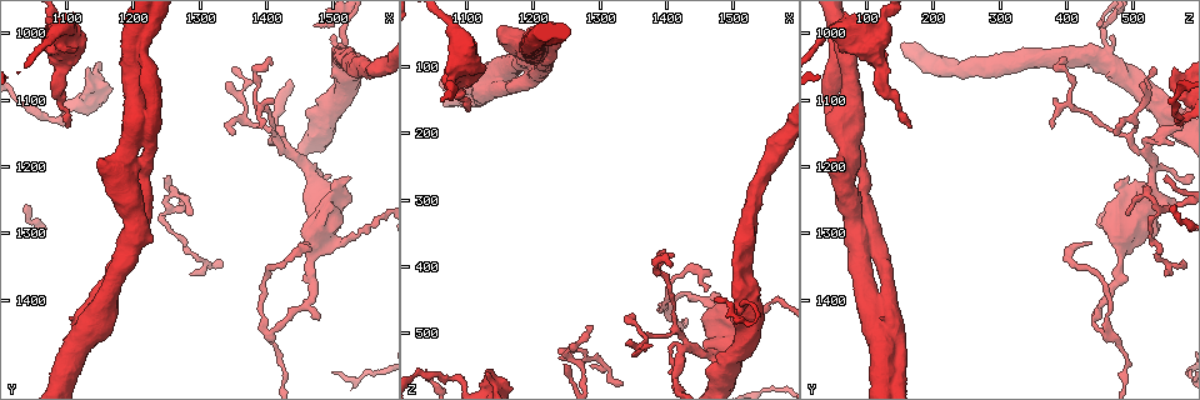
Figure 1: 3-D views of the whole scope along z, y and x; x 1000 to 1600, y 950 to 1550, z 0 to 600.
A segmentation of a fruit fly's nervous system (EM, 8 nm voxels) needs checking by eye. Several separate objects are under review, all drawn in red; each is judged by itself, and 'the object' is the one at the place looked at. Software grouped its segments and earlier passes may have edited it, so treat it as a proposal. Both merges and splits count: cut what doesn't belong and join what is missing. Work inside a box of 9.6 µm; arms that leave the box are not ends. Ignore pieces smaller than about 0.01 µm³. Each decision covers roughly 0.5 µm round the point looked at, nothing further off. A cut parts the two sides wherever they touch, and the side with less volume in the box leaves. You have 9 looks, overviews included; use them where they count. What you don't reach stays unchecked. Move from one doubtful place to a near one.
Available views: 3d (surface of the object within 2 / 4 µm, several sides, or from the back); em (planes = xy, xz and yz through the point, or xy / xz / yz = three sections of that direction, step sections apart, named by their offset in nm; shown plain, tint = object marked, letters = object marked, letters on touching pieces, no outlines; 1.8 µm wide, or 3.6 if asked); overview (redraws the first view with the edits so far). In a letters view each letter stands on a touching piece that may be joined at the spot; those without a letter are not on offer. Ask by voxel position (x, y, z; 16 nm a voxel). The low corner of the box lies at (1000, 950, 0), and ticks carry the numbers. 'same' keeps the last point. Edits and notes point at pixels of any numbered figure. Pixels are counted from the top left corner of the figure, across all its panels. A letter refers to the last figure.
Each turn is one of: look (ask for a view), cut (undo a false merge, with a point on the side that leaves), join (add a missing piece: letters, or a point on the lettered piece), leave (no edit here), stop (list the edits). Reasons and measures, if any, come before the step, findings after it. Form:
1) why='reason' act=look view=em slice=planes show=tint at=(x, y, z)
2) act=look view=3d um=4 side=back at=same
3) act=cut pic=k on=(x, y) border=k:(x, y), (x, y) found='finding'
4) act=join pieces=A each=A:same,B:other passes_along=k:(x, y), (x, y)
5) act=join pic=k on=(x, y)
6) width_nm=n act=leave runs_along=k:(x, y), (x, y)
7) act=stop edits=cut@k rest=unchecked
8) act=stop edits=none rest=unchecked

act=look view=em um=3.6 slice=planes show=letters at=(1205, 1285, 100)

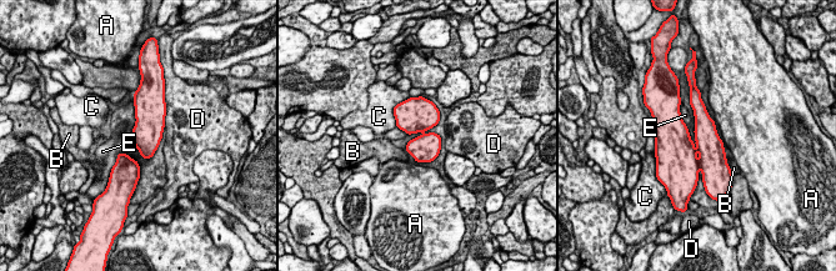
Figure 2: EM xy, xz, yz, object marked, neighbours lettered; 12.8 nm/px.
act=leave each=A:other,B:other,C:other,D:other,E:other border=2:(680, 104), (680, 116), (687, 126) found='one neuron here'

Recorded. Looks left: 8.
act=look view=em um=3.6 slice=yz step=8 show=tint at=(1205, 1135, 70)

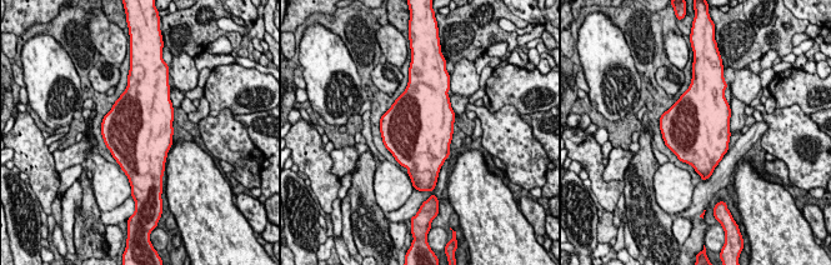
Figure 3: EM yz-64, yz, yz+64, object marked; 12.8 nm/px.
why='what lies round it' act=look view=em um=3.6 slice=yz step=8 show=letters at=same

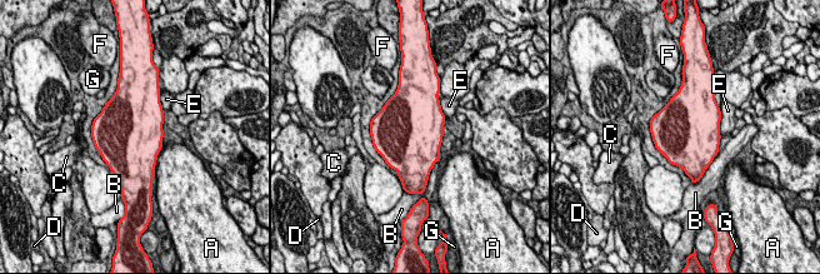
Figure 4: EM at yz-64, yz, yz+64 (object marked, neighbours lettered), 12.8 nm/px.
act=leave each=A:other,B:other,C:other,D:other,E:other,F:other,G:other border=4:(161, 147), (154, 169) found='all the same neuron'

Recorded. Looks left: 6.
why='branch stops here' act=look view=em slice=yz step=4 show=tint at=(1105, 1140, 165)

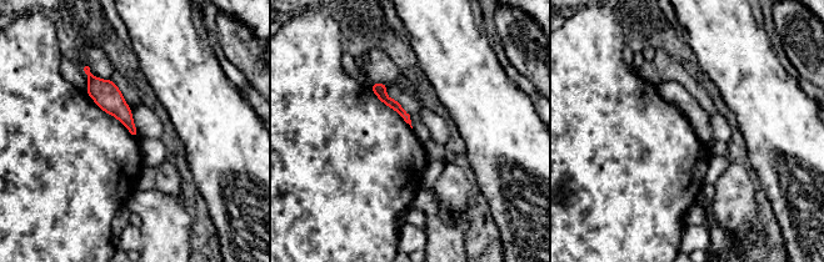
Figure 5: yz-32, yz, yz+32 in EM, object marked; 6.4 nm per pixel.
why='cut it another way' act=look view=em slice=planes show=letters at=same

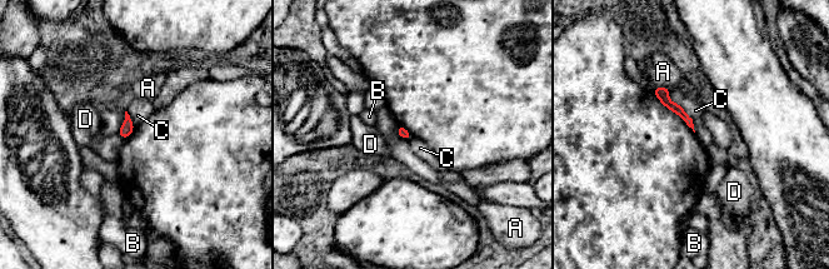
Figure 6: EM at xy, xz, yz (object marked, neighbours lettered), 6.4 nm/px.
longest_contact=C:340nm act=leave each=A:other,B:other,C:other,D:other border=6:(669, 88), (669, 99), (695, 131) found='none of them fits'

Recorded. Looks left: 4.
why='sudden change in width' act=look view=em um=3.6 slice=planes show=letters at=(1145, 1400, 120)

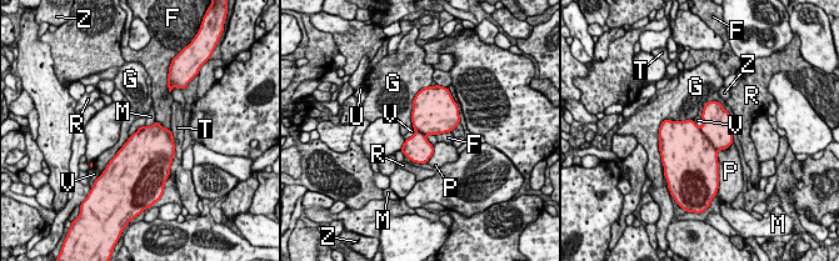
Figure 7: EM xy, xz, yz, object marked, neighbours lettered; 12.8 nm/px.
act=leave each=F:other,G:other,M:other,P:other,R:other,T:other,U:other,V:other,Z:other border=7:(693, 120), (702, 126) found='continuous, no second neuron'

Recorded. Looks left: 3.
act=stop edits=none rest=unchecked

